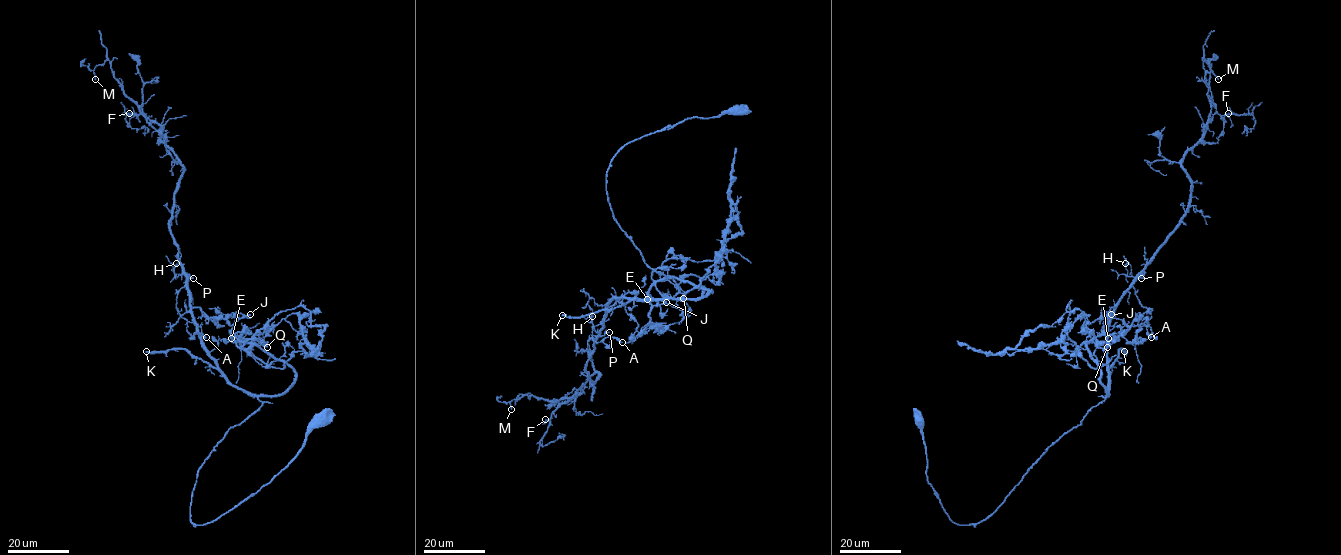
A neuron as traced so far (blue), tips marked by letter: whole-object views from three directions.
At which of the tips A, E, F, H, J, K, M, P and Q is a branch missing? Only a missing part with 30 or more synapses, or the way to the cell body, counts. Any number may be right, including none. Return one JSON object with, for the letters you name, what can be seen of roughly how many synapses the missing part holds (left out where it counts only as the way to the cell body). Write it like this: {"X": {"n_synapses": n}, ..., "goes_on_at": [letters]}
{"E": {"n_synapses": 35}, "J": {"n_synapses": 40}, "K": {"n_synapses": 170}, "P": {"n_synapses": 45}, "goes_on_at": ["E", "J", "K", "P"]}

